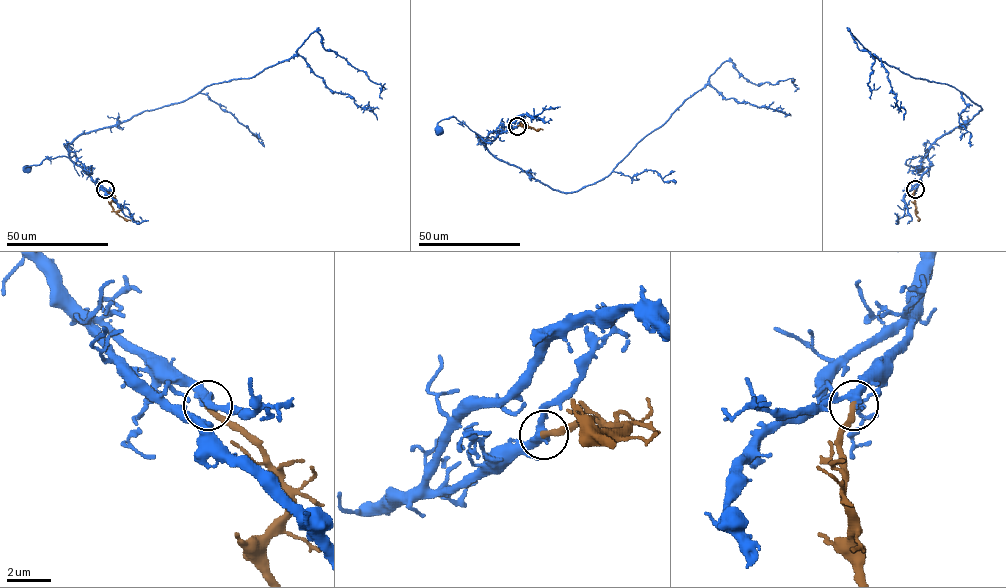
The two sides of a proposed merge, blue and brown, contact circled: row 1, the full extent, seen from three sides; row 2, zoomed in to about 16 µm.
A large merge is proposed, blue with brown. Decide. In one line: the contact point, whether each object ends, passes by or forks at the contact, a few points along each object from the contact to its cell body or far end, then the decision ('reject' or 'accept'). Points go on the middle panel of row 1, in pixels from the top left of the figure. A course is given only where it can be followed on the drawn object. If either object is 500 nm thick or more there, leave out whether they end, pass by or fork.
(517, 126) | blue passes by | brown ends | blue via (517, 125), (503, 131), (490, 142), (485, 142), (454, 117), (441, 120), (437, 124), (440, 130) | brown via (517, 125), (543, 129) | accept

